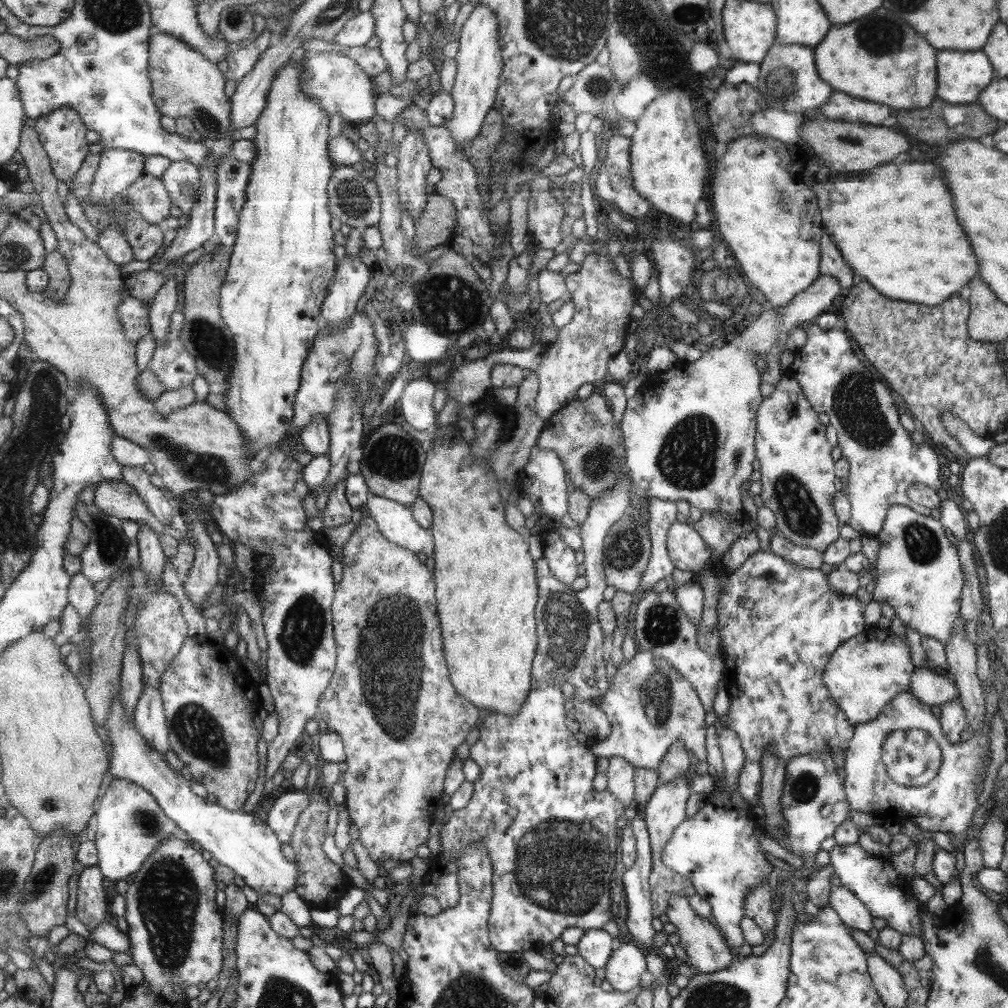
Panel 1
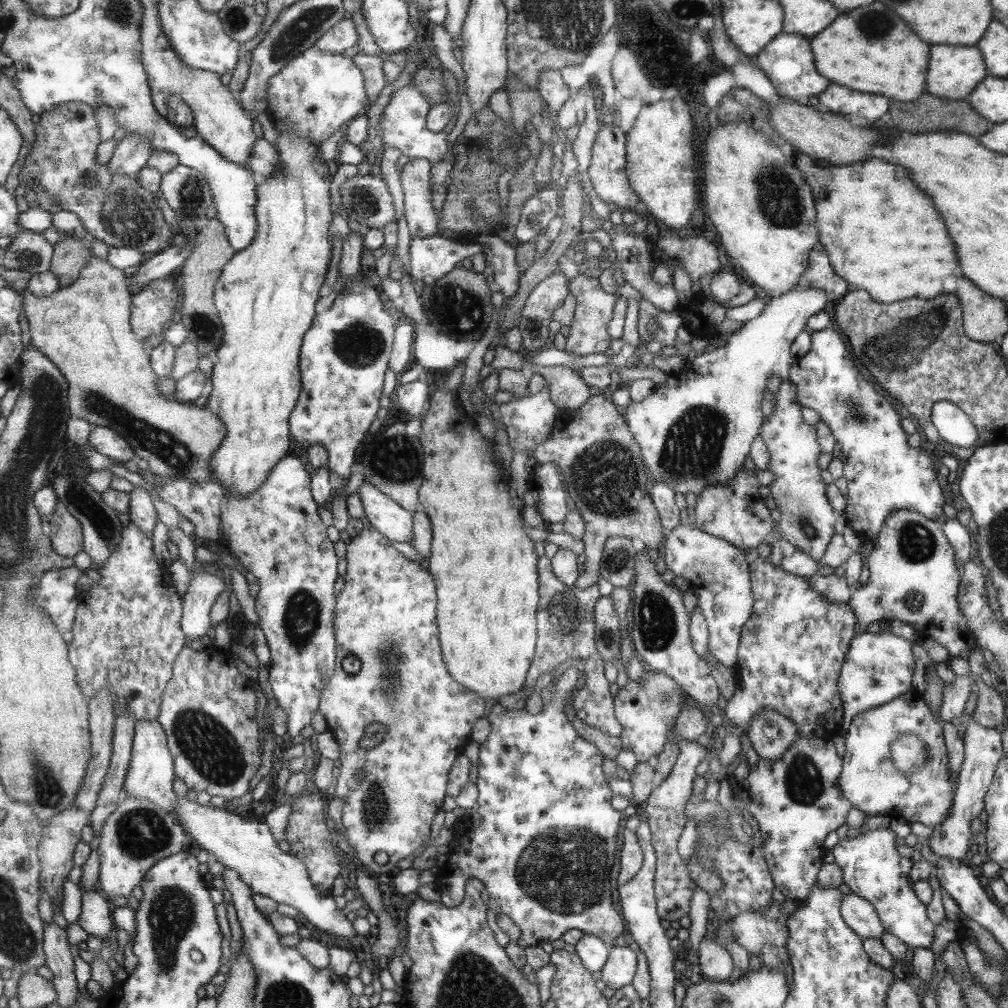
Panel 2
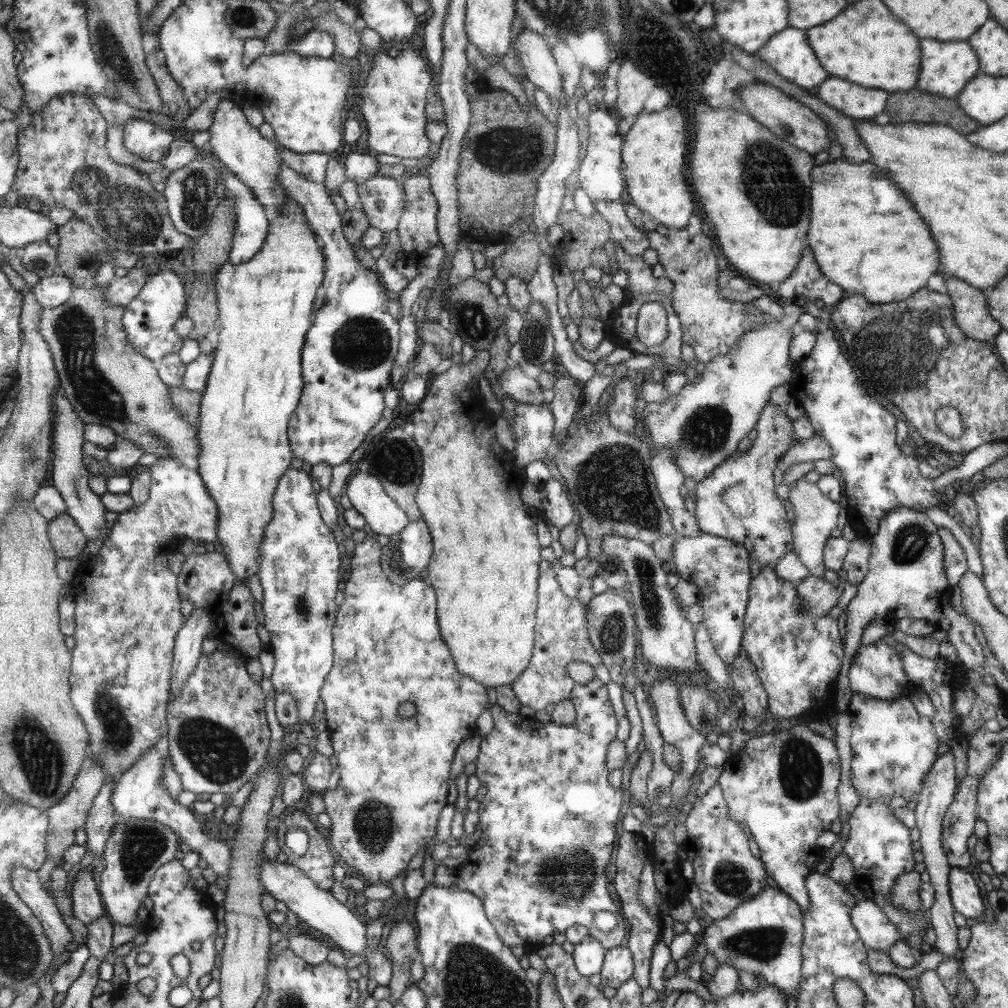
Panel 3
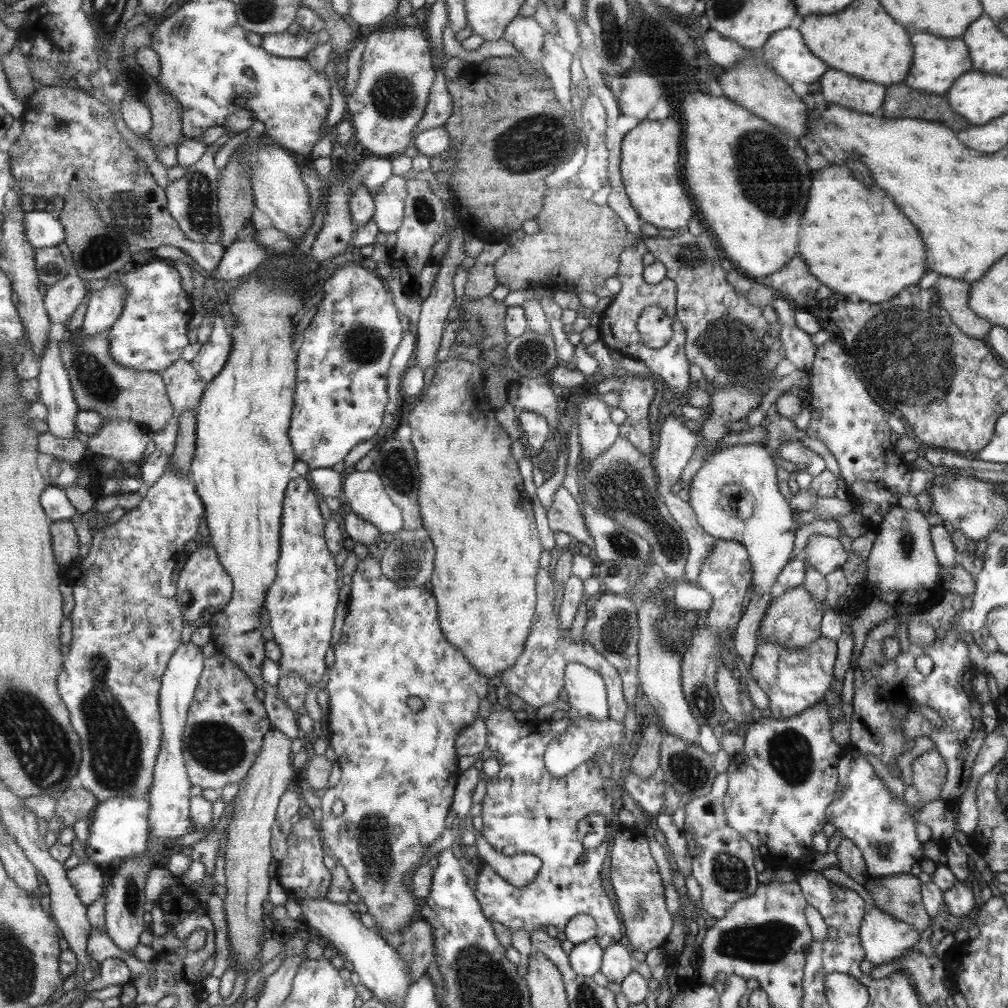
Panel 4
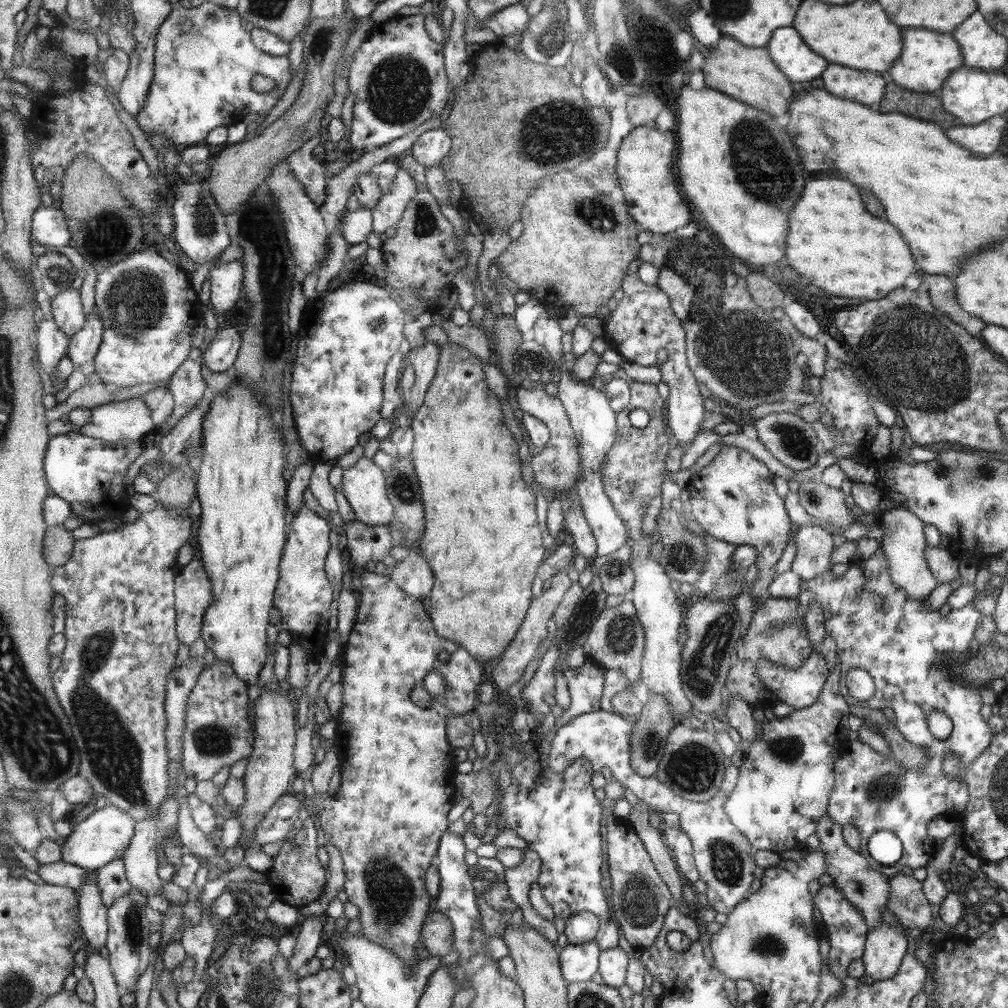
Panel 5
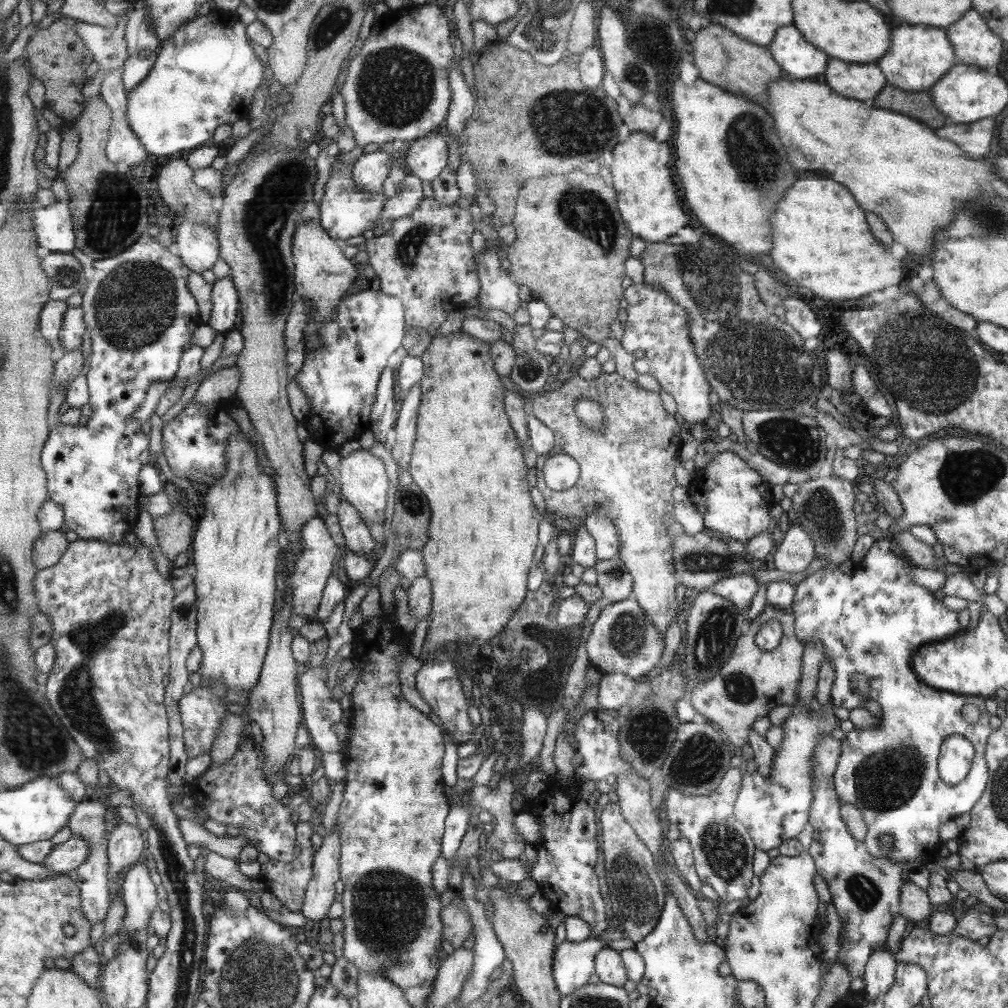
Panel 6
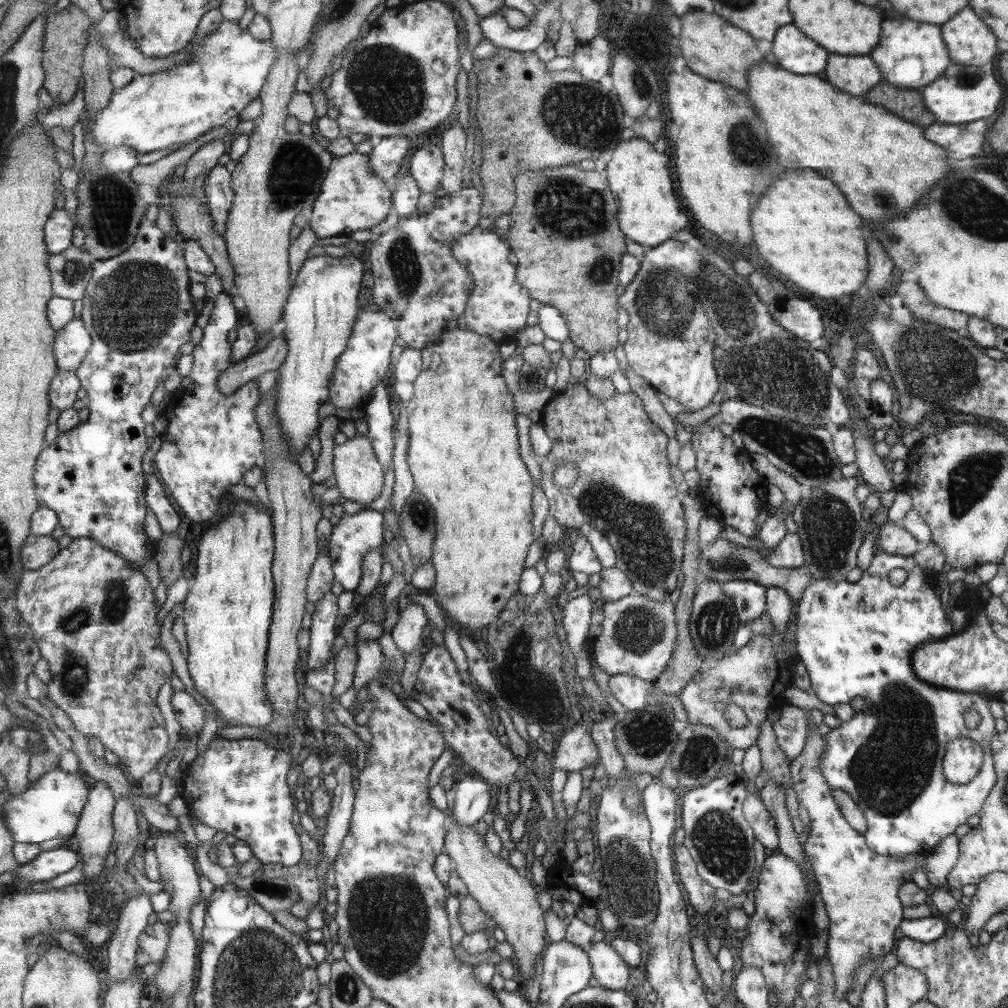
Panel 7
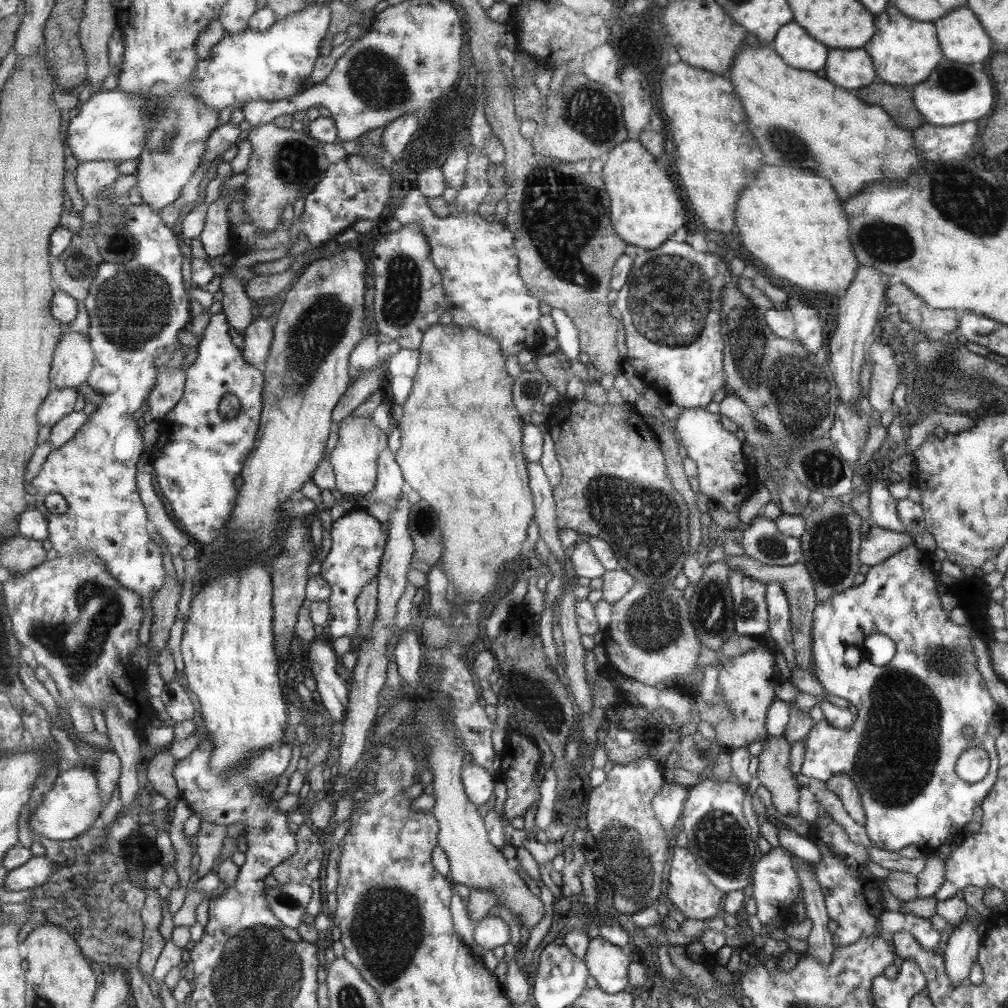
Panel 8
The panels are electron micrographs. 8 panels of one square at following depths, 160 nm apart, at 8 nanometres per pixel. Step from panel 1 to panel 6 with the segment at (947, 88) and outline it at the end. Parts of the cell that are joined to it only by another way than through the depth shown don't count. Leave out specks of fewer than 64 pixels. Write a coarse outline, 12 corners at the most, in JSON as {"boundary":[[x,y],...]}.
{"boundary":[[893,28],[876,62],[890,85],[917,92],[956,63],[943,30]]}

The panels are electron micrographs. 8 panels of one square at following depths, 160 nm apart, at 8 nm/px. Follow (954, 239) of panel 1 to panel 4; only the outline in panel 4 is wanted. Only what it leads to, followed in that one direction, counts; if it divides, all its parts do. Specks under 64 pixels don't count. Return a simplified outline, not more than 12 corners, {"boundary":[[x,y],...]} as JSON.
{"boundary":[[845,166],[813,180],[799,258],[879,304],[925,272],[915,228]]}

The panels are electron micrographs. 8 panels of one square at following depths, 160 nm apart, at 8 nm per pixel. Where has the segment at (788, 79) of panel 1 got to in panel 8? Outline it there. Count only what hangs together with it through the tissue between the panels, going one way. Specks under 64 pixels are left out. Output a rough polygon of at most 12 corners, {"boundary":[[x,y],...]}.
{"boundary":[[797,24],[781,27],[770,45],[785,64],[815,73],[829,48]]}

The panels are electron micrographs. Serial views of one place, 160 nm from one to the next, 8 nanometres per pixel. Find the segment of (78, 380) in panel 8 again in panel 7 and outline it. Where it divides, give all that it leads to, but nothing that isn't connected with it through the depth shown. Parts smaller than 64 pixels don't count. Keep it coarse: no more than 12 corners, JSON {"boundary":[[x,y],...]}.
{"boundary":[[81,318],[57,332],[54,352],[62,372],[77,372],[93,339]]}

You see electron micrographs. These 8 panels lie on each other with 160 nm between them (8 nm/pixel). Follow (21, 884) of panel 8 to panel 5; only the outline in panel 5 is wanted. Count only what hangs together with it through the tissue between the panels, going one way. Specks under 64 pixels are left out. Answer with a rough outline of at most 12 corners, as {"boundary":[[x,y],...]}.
{"boundary":[[107,803],[75,825],[62,860],[97,871],[125,856],[136,820]]}

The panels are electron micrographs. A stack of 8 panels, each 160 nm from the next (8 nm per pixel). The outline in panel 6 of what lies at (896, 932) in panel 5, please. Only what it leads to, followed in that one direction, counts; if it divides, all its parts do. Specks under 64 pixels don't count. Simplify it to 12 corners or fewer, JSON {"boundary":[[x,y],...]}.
{"boundary":[[886,946],[872,952],[861,991],[873,1000],[894,981],[894,955]]}

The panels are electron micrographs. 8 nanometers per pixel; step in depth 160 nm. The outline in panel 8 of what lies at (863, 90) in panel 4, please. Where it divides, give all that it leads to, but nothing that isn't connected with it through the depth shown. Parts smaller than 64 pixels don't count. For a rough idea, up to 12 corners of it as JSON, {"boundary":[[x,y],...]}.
{"boundary":[[861,48],[828,49],[825,79],[853,93],[876,78]]}

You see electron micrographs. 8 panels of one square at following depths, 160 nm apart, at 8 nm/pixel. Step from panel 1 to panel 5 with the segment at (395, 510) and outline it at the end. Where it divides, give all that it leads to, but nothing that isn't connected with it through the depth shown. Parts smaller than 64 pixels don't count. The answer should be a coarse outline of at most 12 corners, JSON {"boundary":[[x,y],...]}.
{"boundary":[[363,455],[339,489],[357,522],[388,525],[381,468]]}

